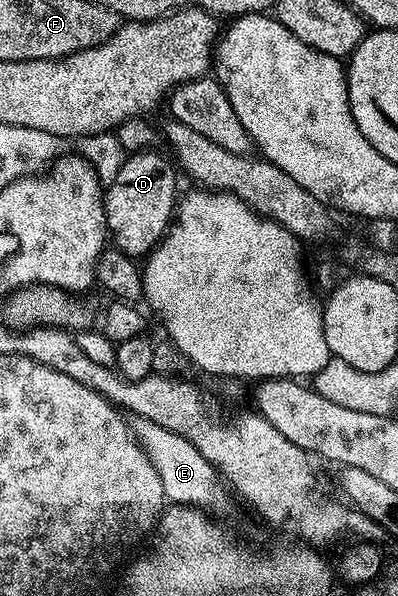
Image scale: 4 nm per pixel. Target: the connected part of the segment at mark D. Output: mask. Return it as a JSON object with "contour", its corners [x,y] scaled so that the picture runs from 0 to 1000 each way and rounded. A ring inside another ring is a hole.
{"contour":[[[339,255],[312,263],[304,289],[264,319],[276,404],[286,418],[332,430],[364,430],[399,411],[445,351],[442,280],[427,263],[379,257],[389,255]]]}

